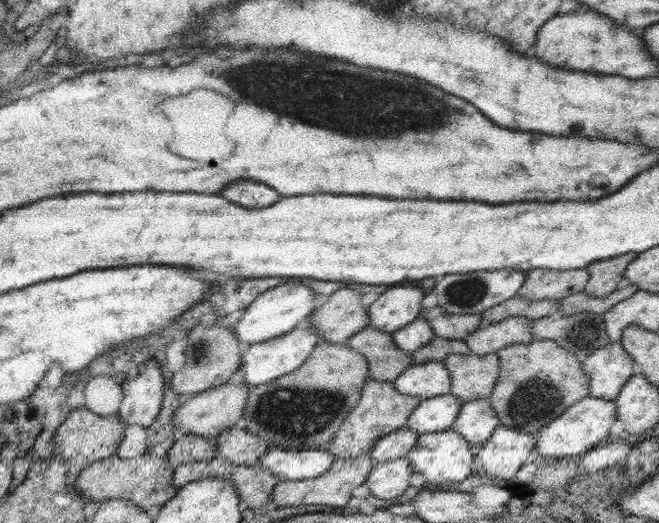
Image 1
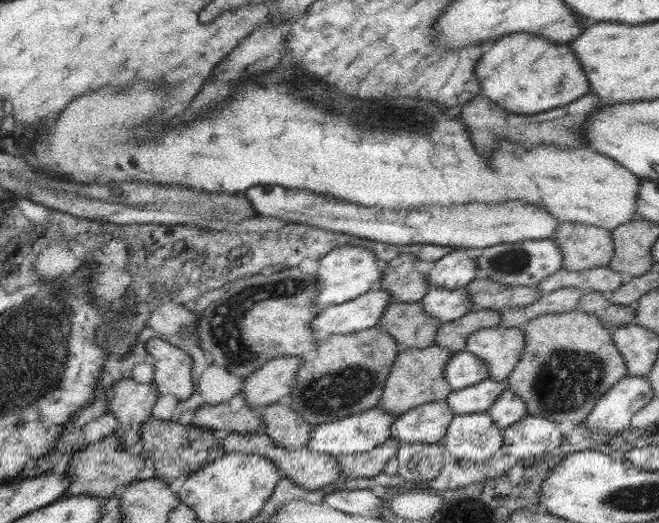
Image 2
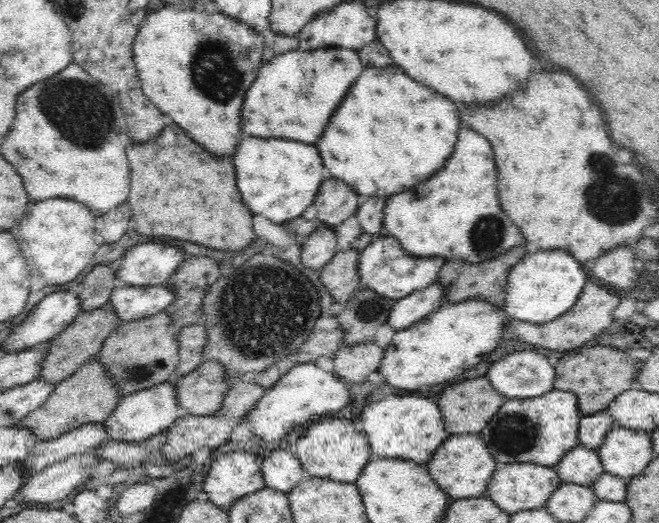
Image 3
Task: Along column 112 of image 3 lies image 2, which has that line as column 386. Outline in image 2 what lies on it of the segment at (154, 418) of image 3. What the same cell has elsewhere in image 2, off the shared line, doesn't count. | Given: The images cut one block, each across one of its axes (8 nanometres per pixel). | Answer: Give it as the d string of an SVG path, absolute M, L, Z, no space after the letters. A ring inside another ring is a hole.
M376 406L334 422L320 423L311 427L310 443L306 447L333 457L368 452L389 440L391 426L395 419L395 416Z

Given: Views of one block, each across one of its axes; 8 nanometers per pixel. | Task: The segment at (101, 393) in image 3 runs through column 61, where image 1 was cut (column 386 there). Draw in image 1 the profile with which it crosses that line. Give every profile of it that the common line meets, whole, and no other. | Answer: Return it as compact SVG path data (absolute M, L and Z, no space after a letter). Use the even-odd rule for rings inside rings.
M368 379L362 386L356 407L346 415L334 439L327 445L327 452L330 452L336 459L358 458L358 455L369 453L384 436L407 424L408 417L421 400L422 398L416 398L416 396L400 394L394 388L394 382L378 382L378 380Z

